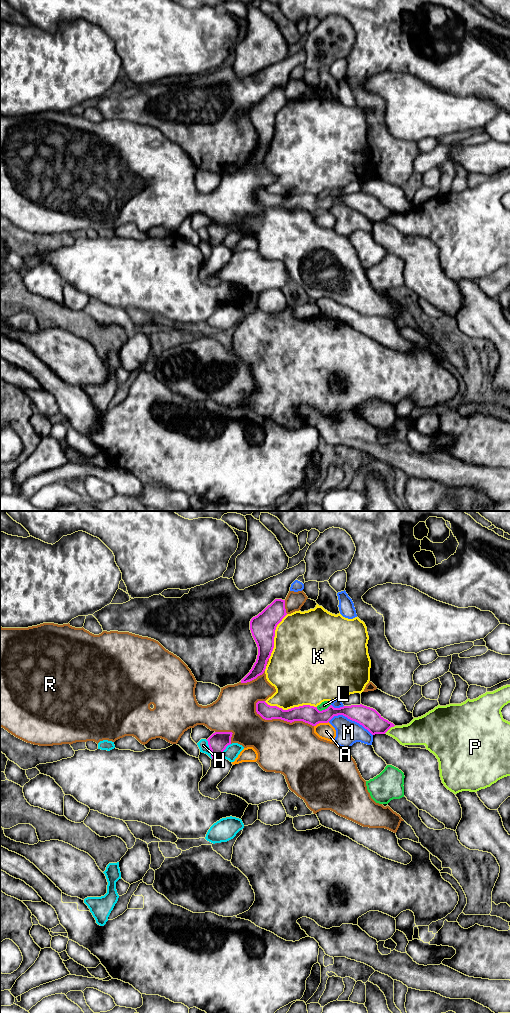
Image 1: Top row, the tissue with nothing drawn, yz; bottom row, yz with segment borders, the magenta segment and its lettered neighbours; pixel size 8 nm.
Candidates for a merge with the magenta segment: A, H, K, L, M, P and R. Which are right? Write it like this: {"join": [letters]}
{"join": []}

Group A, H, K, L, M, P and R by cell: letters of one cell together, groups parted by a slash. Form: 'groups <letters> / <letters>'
groups A / H / K / L / M / P / R

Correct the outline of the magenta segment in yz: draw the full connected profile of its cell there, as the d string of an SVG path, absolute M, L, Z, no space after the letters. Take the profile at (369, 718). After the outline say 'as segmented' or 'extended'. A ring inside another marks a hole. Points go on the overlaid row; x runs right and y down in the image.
M258 701L256 703L256 712L265 720L281 719L290 723L303 721L312 726L319 723L328 723L334 716L343 715L362 725L372 735L385 734L391 727L395 726L384 719L375 709L362 704L340 708L334 708L330 705L322 711L310 705L283 710L277 706L270 706L265 701Z; as segmented

